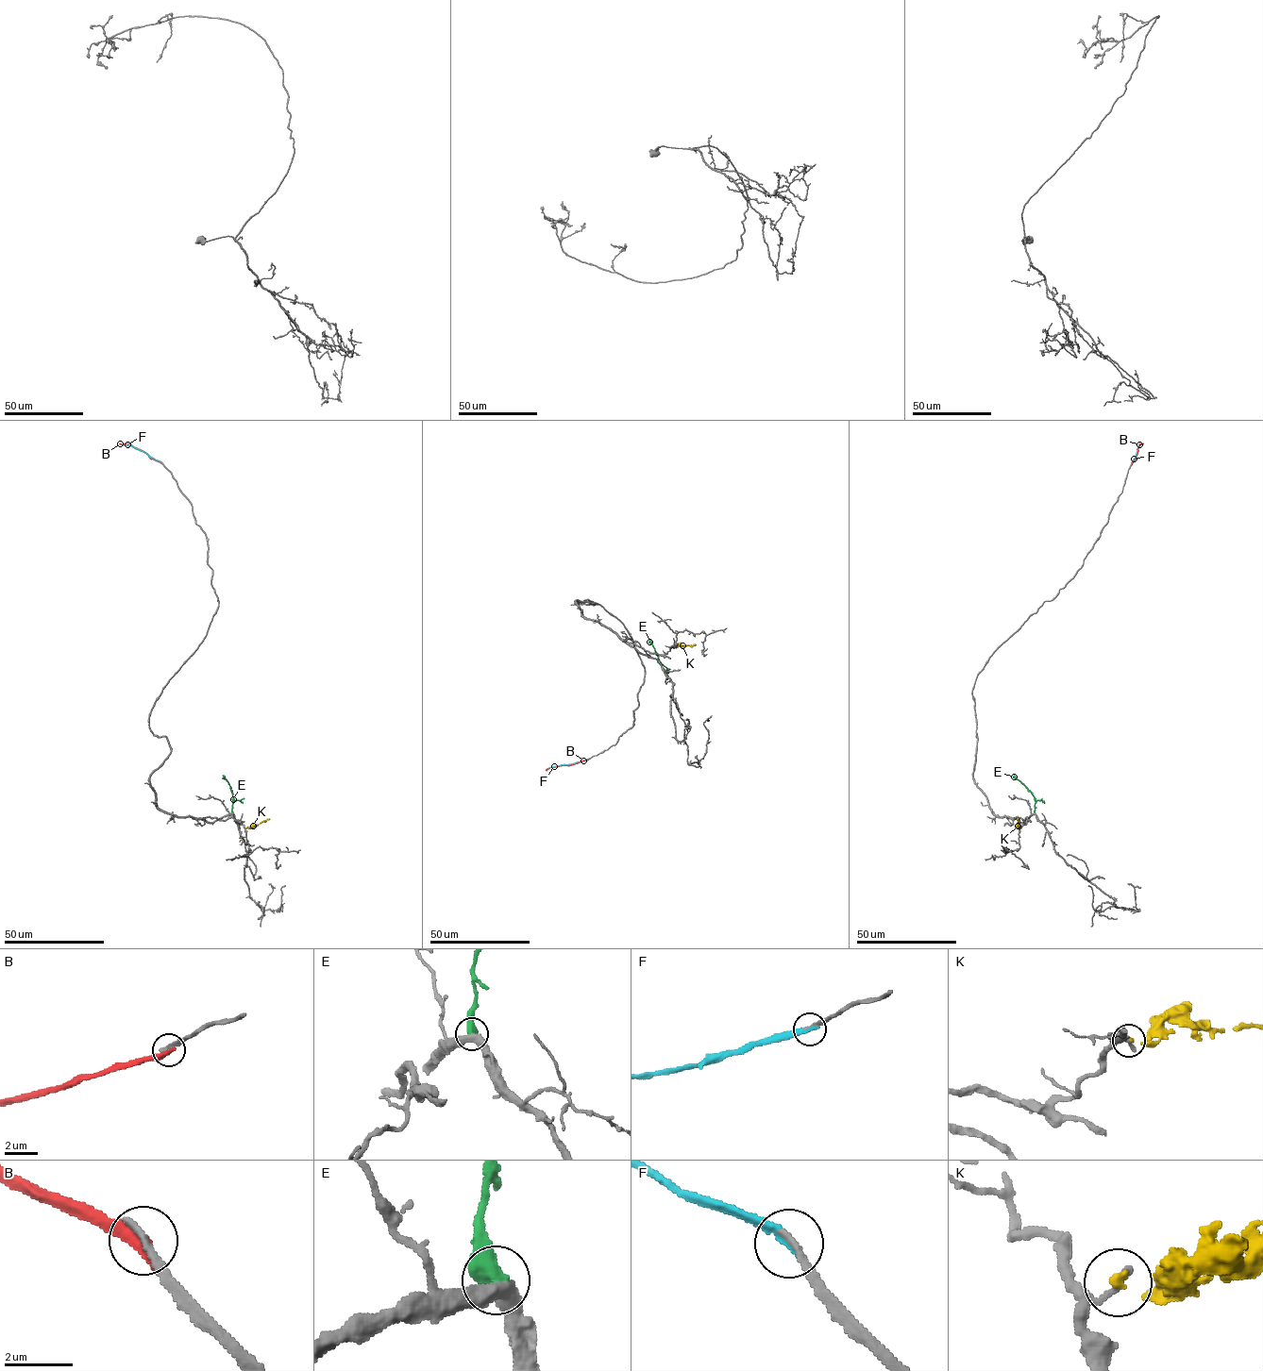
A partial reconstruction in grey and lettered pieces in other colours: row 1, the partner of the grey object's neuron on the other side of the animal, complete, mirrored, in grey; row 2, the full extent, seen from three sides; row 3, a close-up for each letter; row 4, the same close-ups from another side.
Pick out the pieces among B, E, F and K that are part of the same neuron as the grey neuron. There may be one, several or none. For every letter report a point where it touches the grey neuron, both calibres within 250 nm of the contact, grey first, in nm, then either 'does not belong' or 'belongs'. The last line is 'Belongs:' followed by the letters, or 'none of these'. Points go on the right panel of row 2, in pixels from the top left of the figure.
B: (1132, 463) | 280/400 nm | does not belong
E: (1035, 813) | 440/600 nm | does not belong
F: (1132, 462) | 240/280 nm | belongs
K: (1019, 827) | 240/240 nm | does not belong
Belongs: F

